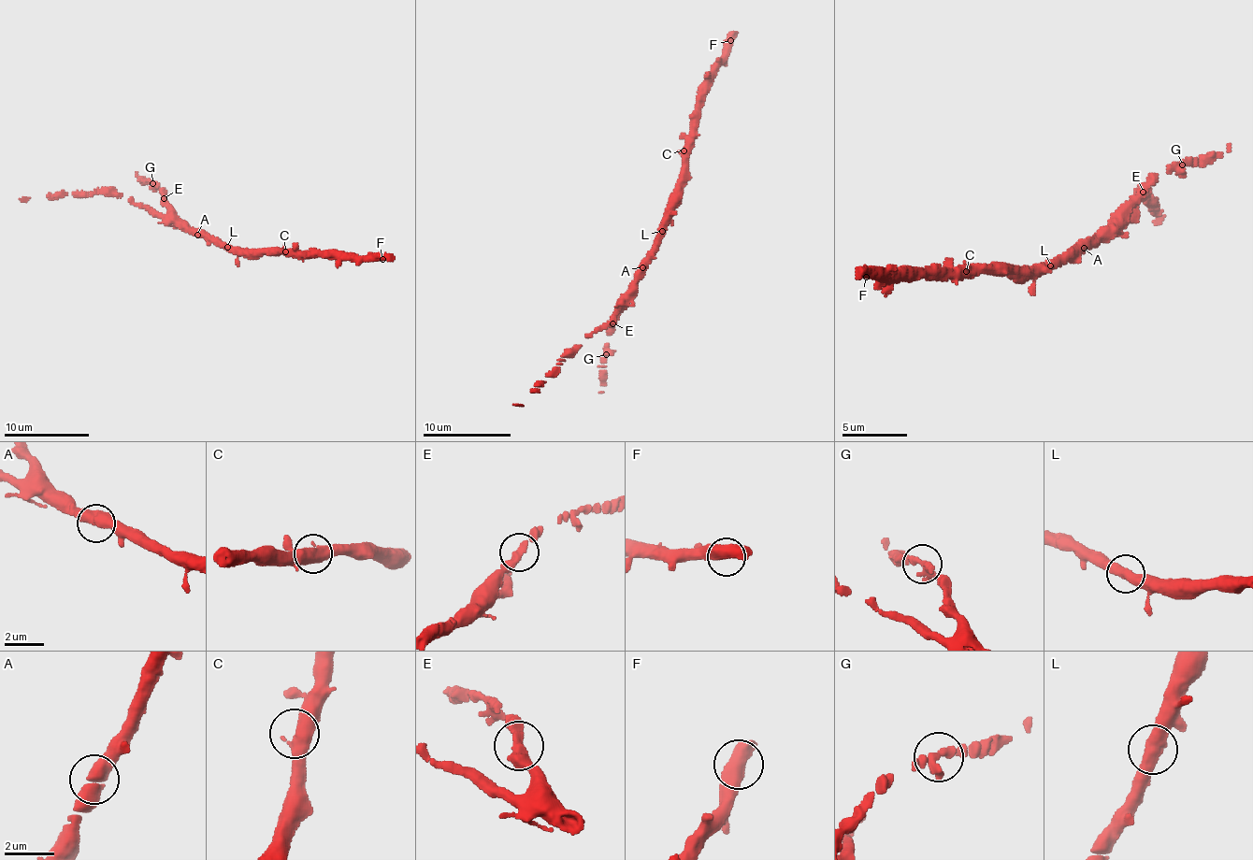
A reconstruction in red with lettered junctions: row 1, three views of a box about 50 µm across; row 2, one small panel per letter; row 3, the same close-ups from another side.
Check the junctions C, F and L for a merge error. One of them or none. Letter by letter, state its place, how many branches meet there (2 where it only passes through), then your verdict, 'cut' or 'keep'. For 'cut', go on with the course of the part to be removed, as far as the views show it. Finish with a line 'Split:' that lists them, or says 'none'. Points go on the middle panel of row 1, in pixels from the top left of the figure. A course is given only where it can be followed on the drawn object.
C: at (684, 150); 2 branches meet; keep
F: at (730, 40); 2 branches meet; keep
L: at (662, 231); 2 branches meet; keep
Split: none

